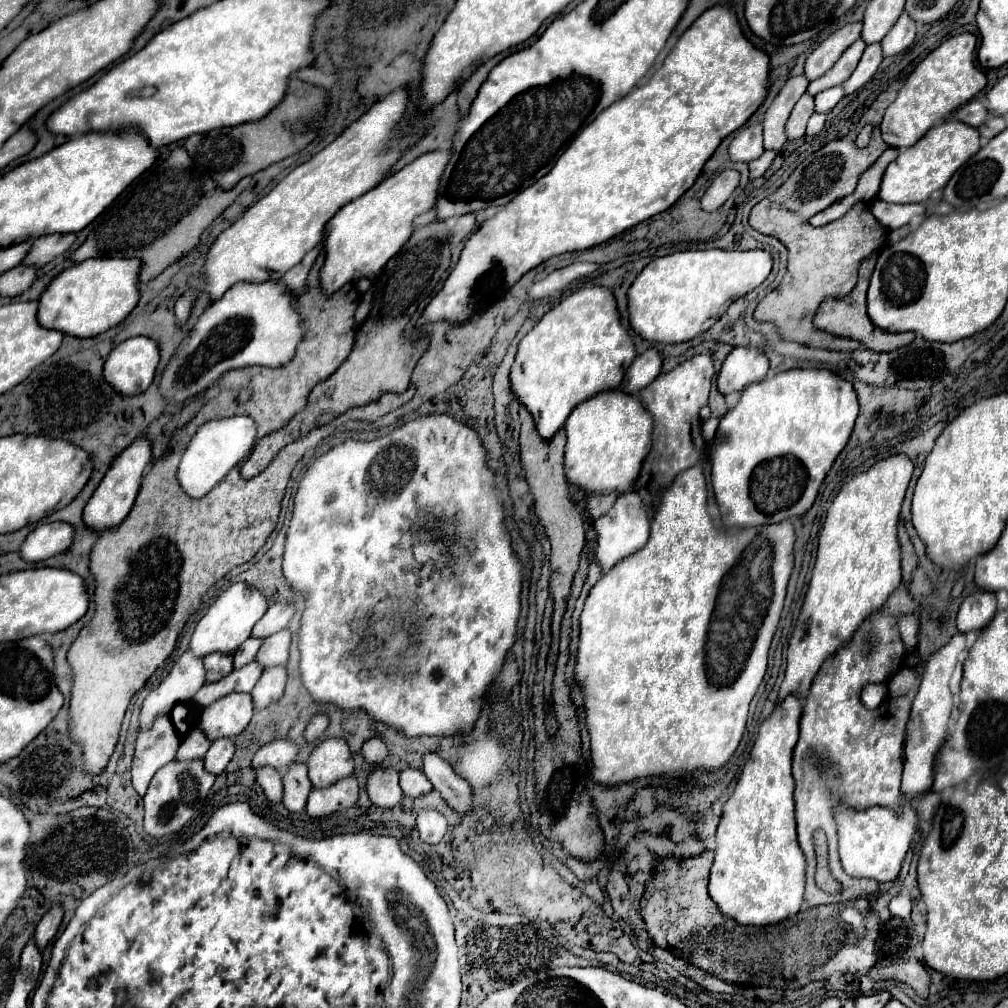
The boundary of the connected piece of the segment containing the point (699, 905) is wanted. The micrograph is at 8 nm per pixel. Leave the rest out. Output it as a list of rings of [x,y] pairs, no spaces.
[[[704,850],[700,856],[692,858],[662,858],[656,860],[656,872],[652,872],[650,880],[646,882],[644,896],[640,900],[640,914],[646,922],[646,932],[658,948],[670,950],[676,958],[682,958],[688,964],[702,968],[704,972],[718,976],[732,984],[742,986],[774,986],[774,988],[802,988],[814,980],[826,980],[832,974],[864,974],[876,964],[876,938],[880,932],[879,917],[869,909],[869,901],[860,898],[850,904],[866,917],[866,936],[860,940],[850,934],[851,928],[838,918],[838,904],[836,906],[816,906],[802,910],[788,920],[770,926],[742,926],[732,918],[724,918],[718,910],[714,900],[706,892],[706,876],[710,874],[712,866],[712,850]]]

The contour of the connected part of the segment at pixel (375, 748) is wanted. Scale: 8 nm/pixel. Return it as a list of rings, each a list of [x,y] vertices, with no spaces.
[[[372,738],[372,740],[368,740],[368,742],[364,744],[362,756],[364,756],[364,762],[366,762],[366,764],[378,766],[378,764],[382,764],[382,760],[388,756],[386,744],[384,744],[380,738]]]

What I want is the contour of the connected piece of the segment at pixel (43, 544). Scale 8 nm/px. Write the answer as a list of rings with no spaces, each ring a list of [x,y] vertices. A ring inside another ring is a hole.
[[[52,522],[38,526],[24,540],[20,554],[26,562],[42,562],[56,554],[66,552],[74,540],[74,526],[66,522]]]

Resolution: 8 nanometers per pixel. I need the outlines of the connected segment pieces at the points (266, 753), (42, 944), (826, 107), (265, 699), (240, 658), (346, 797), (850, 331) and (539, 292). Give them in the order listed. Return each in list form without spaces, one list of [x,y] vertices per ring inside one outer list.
[[[274,740],[272,744],[266,744],[264,748],[260,748],[260,752],[256,752],[256,756],[252,760],[252,768],[258,770],[262,766],[272,766],[272,768],[284,772],[296,760],[296,754],[298,754],[298,748],[294,742]]]
[[[60,906],[50,908],[50,910],[42,916],[42,920],[38,922],[36,932],[34,932],[34,942],[36,942],[36,946],[38,946],[40,952],[42,952],[42,950],[48,946],[48,942],[56,936],[60,922],[62,922],[62,908],[60,908]]]
[[[834,86],[834,88],[828,88],[828,90],[820,92],[816,96],[816,112],[822,112],[822,114],[830,112],[840,102],[842,96],[844,96],[844,88],[842,86]]]
[[[268,668],[268,672],[262,672],[258,684],[252,690],[252,702],[256,710],[262,710],[270,706],[272,702],[280,700],[284,694],[286,684],[286,668]]]
[[[248,638],[248,640],[240,646],[240,650],[236,650],[236,654],[234,654],[234,668],[242,668],[242,666],[246,666],[250,660],[254,660],[260,644],[262,644],[262,640]]]
[[[350,776],[348,780],[340,780],[340,784],[332,788],[324,788],[324,790],[312,788],[306,812],[310,818],[322,818],[332,812],[352,808],[356,800],[358,800],[358,782],[354,776]]]
[[[876,254],[862,260],[860,270],[858,270],[858,284],[846,298],[840,298],[840,300],[828,298],[828,300],[824,300],[824,304],[820,306],[820,312],[816,314],[816,328],[824,328],[826,332],[832,332],[836,336],[854,338],[854,340],[862,342],[866,348],[870,348],[874,352],[892,352],[896,348],[902,348],[902,346],[910,344],[916,334],[914,332],[892,334],[892,332],[886,332],[886,330],[882,330],[882,328],[878,328],[870,322],[868,312],[866,312],[866,290],[868,290],[868,280],[874,272],[874,264],[876,264]]]
[[[576,262],[576,264],[570,264],[566,268],[560,268],[560,270],[554,270],[552,274],[548,274],[544,280],[536,282],[532,288],[530,288],[530,298],[538,300],[538,298],[544,298],[544,296],[550,296],[554,294],[556,290],[564,288],[568,282],[576,280],[576,278],[582,278],[590,272],[594,272],[598,266],[596,264],[586,264],[586,262]]]

